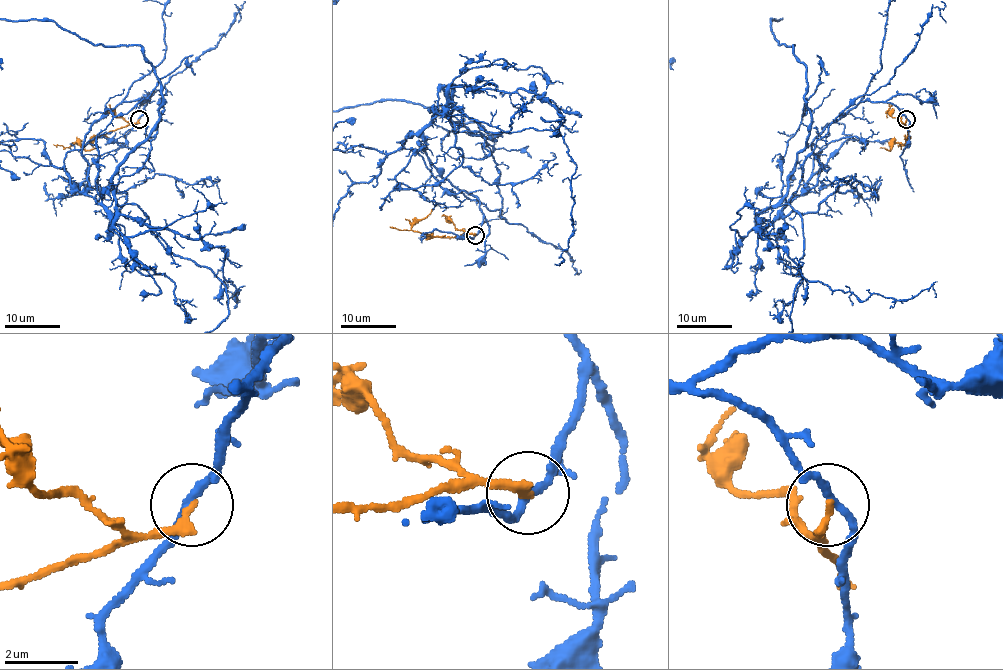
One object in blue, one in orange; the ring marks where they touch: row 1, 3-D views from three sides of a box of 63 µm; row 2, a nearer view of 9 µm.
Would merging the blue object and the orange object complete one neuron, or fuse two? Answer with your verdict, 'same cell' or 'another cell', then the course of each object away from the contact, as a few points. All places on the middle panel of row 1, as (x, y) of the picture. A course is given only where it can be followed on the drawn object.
another cell; course orange (475, 235), (427, 236), (412, 230), (411, 227), (431, 209)

